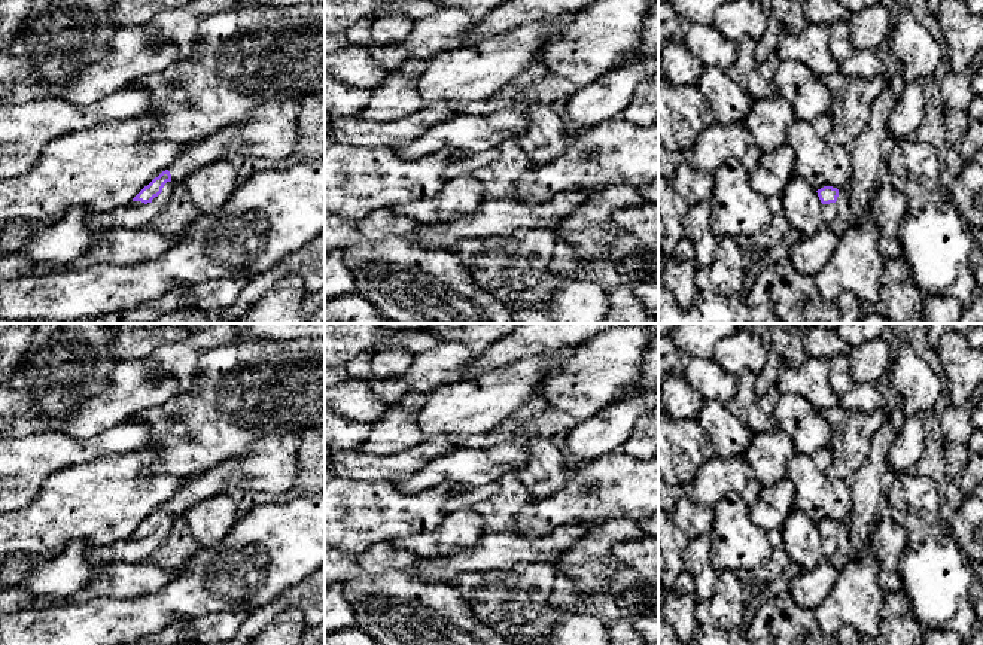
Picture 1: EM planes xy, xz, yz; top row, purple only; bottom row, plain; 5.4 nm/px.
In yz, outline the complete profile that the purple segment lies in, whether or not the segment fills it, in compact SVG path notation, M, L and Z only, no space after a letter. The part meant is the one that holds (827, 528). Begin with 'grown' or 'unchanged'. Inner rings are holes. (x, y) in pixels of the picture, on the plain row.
grown; M824 520L816 524L821 536L824 538L821 548L822 548L822 557L828 559L837 547L837 530L839 530L839 523L833 520Z

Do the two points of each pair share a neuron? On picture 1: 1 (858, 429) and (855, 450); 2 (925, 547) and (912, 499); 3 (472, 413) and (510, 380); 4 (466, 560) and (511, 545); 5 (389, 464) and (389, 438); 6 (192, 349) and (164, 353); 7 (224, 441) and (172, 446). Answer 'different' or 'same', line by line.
1: same
2: same
3: same
4: same
5: different
6: same
7: same

